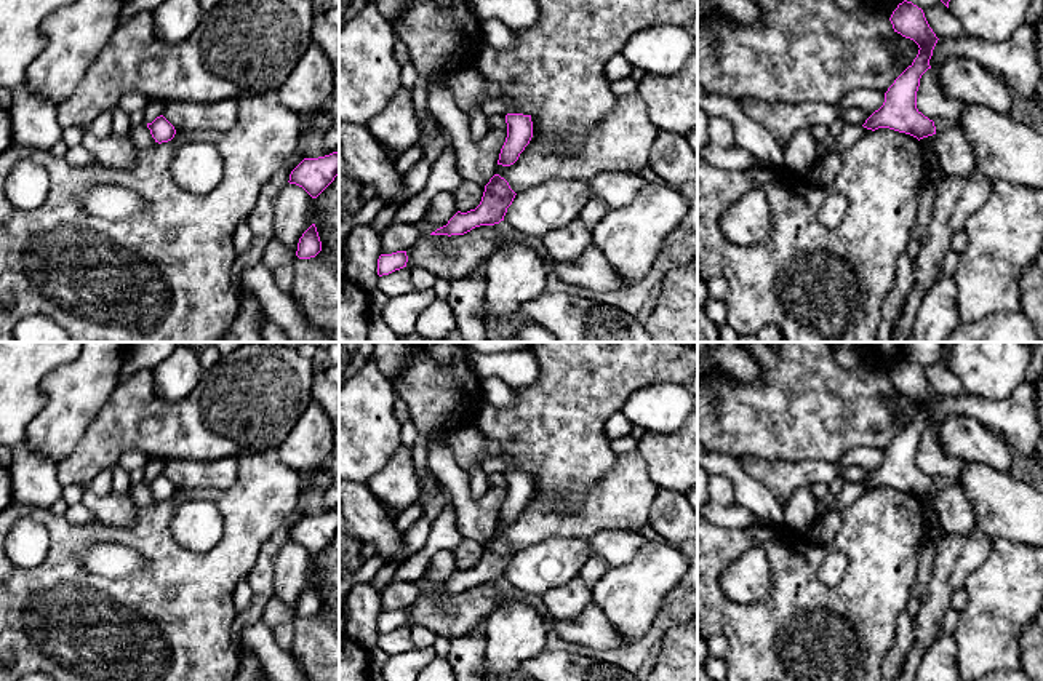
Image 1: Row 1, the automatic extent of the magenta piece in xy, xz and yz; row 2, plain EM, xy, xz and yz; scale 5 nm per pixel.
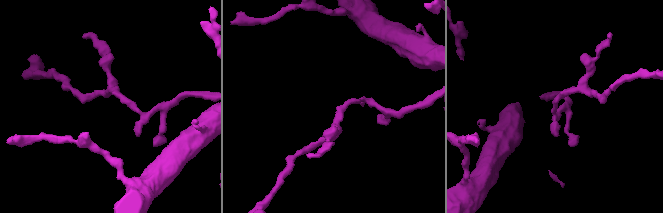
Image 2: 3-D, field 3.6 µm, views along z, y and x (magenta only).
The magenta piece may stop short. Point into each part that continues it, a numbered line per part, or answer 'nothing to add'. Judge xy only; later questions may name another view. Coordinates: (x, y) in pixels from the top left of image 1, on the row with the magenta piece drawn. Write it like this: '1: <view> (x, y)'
nothing to add

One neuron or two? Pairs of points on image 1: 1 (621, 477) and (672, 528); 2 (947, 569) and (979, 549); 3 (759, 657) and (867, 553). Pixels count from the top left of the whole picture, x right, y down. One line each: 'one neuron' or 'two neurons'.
1: two neurons
2: one neuron
3: one neuron

